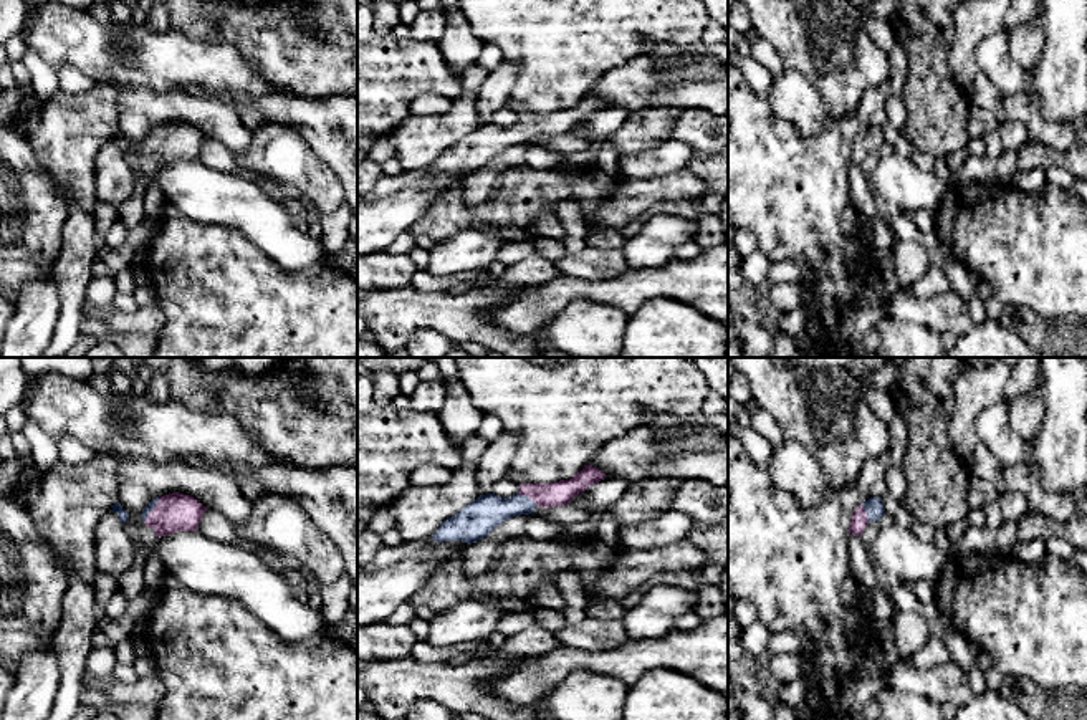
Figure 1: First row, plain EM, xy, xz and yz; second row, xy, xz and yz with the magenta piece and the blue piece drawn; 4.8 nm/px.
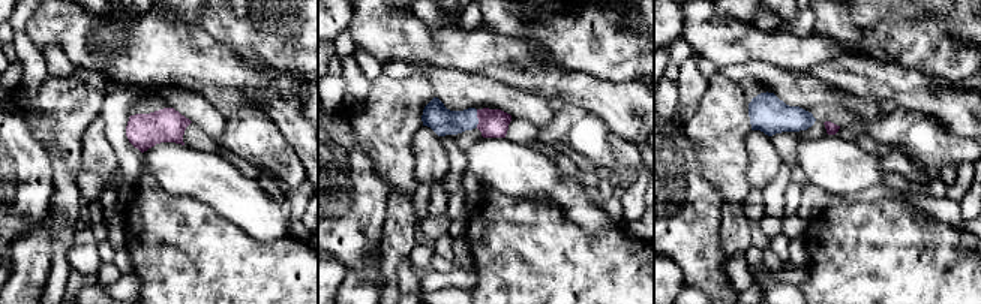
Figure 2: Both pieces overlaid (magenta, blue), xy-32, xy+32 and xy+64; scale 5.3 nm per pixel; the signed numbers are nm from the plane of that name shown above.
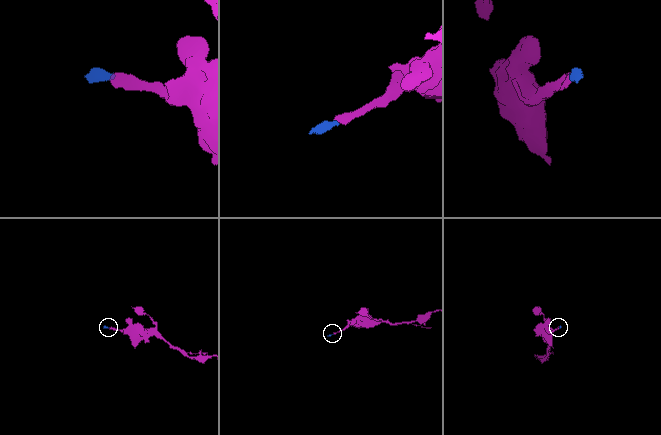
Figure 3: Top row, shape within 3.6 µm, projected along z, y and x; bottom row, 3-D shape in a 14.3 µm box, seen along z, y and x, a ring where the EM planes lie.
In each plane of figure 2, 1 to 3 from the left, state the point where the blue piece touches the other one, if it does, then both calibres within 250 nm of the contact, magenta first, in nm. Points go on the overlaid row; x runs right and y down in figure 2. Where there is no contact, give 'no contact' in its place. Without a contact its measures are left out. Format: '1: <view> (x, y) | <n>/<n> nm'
1: no contact
2: xy+32 (477, 117) | 160/150 nm
3: no contact

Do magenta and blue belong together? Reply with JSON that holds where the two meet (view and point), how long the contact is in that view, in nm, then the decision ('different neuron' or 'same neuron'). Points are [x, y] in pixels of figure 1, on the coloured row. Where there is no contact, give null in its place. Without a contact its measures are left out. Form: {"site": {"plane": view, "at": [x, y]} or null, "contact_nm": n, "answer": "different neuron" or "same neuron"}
{"site": {"plane": "xy", "at": [153, 510]}, "contact_nm": 140, "answer": "same neuron"}

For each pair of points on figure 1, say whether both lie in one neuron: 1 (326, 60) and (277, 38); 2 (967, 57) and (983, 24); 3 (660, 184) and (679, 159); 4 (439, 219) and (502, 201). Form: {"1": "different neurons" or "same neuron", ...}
{"1": "same neuron", "2": "same neuron", "3": "different neurons", "4": "same neuron"}

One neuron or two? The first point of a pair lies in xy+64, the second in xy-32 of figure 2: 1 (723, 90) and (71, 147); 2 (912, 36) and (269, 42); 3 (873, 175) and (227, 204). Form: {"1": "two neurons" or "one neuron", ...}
{"1": "one neuron", "2": "one neuron", "3": "one neuron"}

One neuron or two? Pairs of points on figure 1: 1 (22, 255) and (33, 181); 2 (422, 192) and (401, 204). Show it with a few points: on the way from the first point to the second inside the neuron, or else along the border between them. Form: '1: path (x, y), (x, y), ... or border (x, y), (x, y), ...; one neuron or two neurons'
1: path (25, 237), (30, 199); one neuron
2: path (417, 197), (406, 204); one neuron

